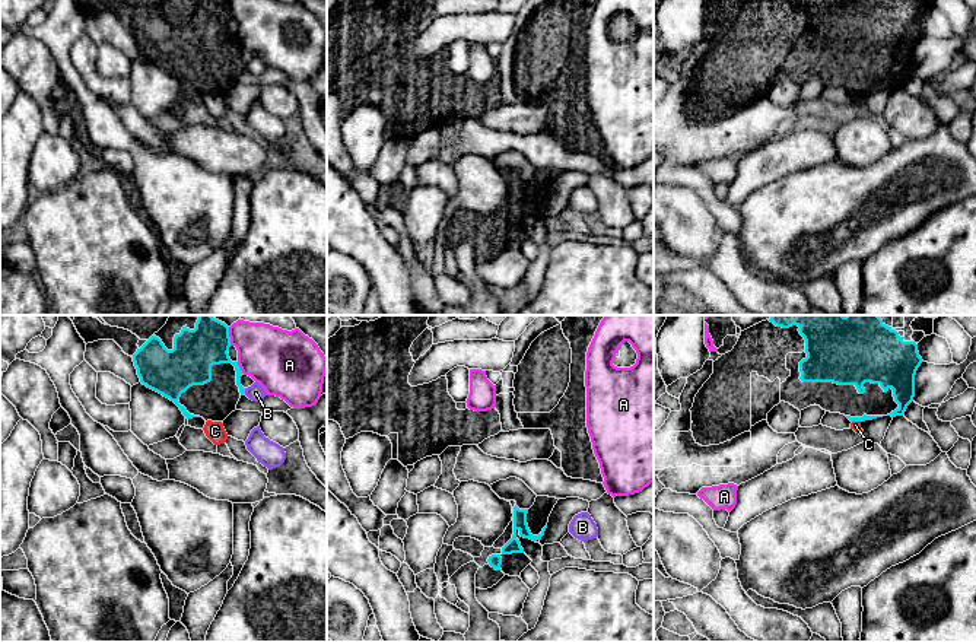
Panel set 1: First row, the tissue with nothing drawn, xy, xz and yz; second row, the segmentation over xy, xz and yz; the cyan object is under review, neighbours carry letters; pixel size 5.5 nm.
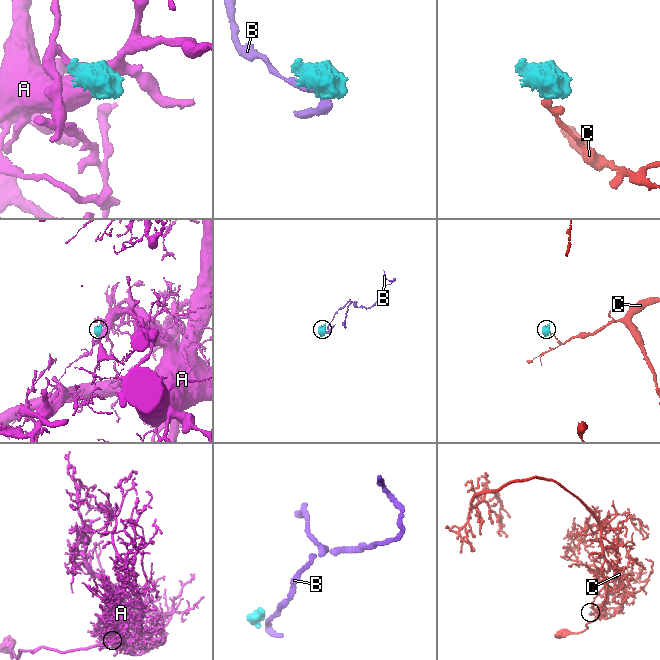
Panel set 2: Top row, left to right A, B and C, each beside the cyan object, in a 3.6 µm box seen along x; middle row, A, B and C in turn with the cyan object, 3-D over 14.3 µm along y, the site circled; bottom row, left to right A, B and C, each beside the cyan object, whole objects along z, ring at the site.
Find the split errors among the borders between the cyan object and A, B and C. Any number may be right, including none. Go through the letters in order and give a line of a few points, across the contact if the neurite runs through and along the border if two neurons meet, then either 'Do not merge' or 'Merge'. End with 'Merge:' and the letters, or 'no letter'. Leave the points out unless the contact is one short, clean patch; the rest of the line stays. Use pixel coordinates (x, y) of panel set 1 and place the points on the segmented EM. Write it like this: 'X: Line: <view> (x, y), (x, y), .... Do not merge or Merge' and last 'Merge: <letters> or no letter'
A: Do not merge
B: Line: xy (244, 388), (245, 393). Do not merge
C: Line: yz (852, 420), (860, 422). Do not merge
Merge: no letter

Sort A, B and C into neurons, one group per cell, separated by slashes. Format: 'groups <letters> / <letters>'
groups A / B / C

